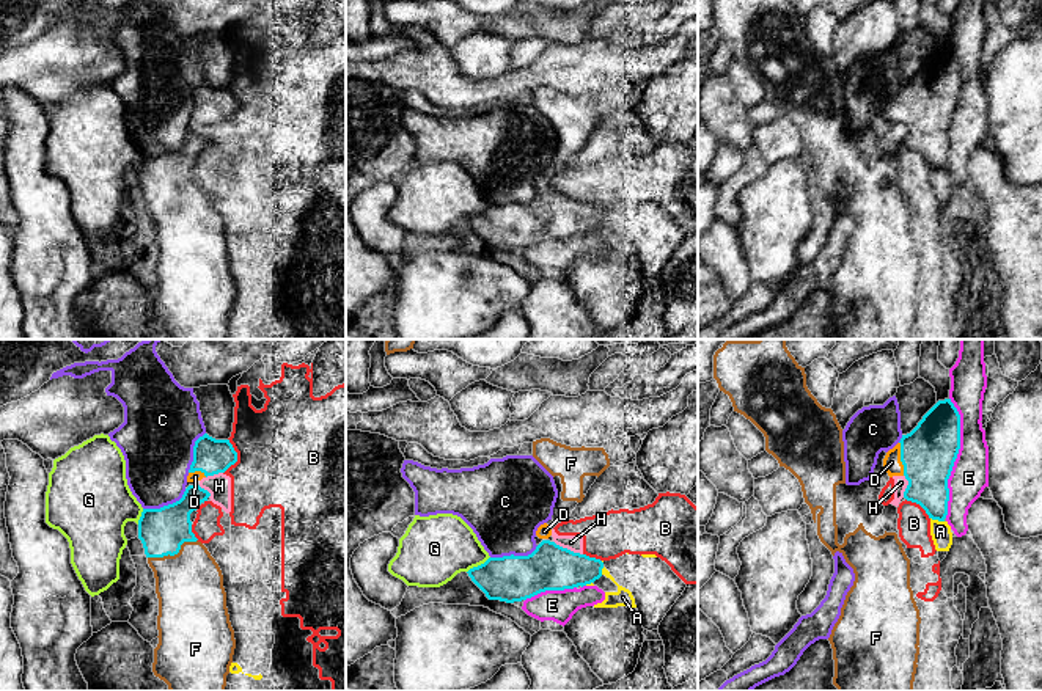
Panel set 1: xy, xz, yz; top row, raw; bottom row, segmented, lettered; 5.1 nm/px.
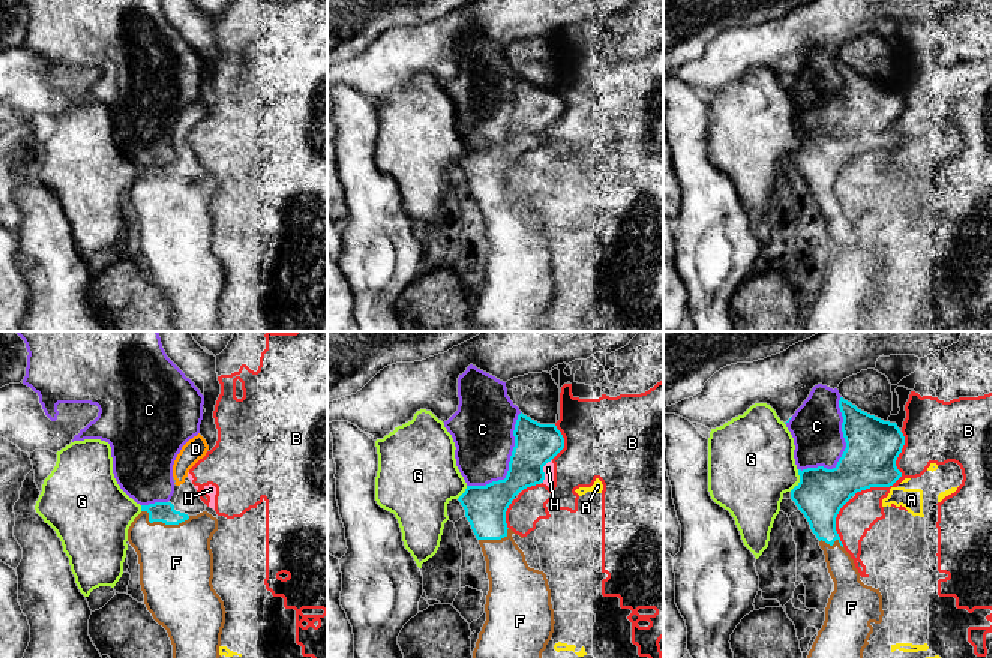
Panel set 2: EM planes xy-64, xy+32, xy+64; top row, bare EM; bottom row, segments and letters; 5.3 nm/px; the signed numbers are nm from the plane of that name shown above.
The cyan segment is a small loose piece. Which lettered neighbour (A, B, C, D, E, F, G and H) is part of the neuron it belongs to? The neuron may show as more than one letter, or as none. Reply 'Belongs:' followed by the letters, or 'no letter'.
Belongs: D, F

